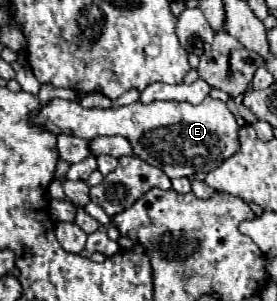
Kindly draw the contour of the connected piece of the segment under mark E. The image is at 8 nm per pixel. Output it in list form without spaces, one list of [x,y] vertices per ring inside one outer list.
[[[211,97],[199,105],[177,101],[153,101],[145,105],[137,101],[119,109],[83,109],[79,101],[51,99],[37,113],[31,113],[31,123],[55,135],[69,135],[71,129],[75,137],[83,139],[95,139],[97,135],[123,135],[131,141],[137,157],[163,169],[171,179],[209,173],[239,149],[239,125],[233,113],[223,101]]]

